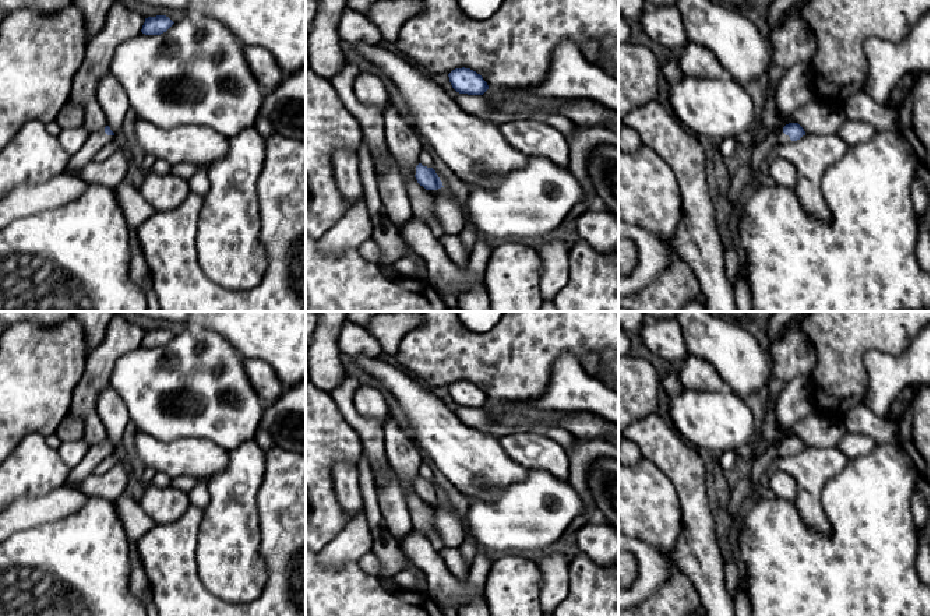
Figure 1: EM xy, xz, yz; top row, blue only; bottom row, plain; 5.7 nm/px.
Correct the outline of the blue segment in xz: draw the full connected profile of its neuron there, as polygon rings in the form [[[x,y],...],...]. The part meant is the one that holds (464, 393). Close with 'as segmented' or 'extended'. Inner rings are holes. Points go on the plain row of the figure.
[[[455,381],[448,390],[452,401],[459,406],[483,408],[489,402],[483,390],[470,381]]] | as segmented

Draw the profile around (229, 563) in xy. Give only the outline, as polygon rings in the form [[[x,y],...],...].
[[[253,439],[228,457],[226,468],[205,482],[211,500],[197,536],[197,574],[215,596],[247,603],[267,582],[257,507],[267,453]]]

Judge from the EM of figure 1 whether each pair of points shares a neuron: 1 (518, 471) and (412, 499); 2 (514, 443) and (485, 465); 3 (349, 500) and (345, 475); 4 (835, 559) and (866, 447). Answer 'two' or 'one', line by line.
1: two
2: two
3: one
4: two

